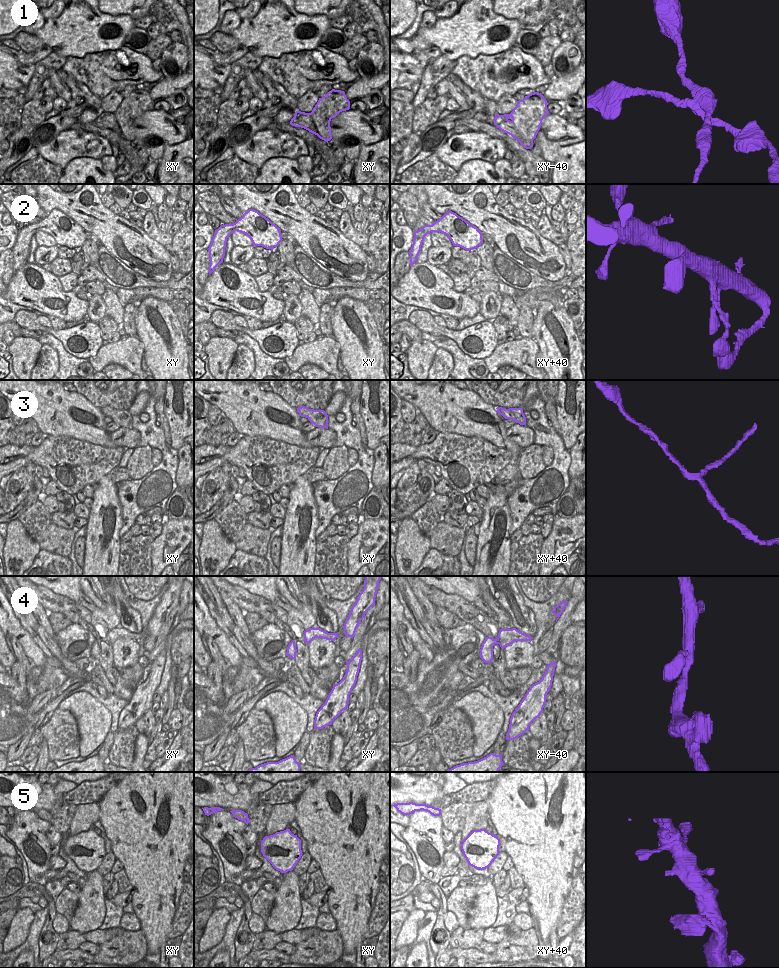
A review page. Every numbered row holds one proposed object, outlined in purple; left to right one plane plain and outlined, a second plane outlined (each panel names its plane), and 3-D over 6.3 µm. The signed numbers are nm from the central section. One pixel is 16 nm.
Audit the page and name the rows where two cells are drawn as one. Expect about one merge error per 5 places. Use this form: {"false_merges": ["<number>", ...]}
{"false_merges": ["1", "3"]}

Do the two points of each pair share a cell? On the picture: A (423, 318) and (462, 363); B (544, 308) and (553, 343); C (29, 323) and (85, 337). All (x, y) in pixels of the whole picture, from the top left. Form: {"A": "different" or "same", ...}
{"A": "different", "B": "same", "C": "same"}

